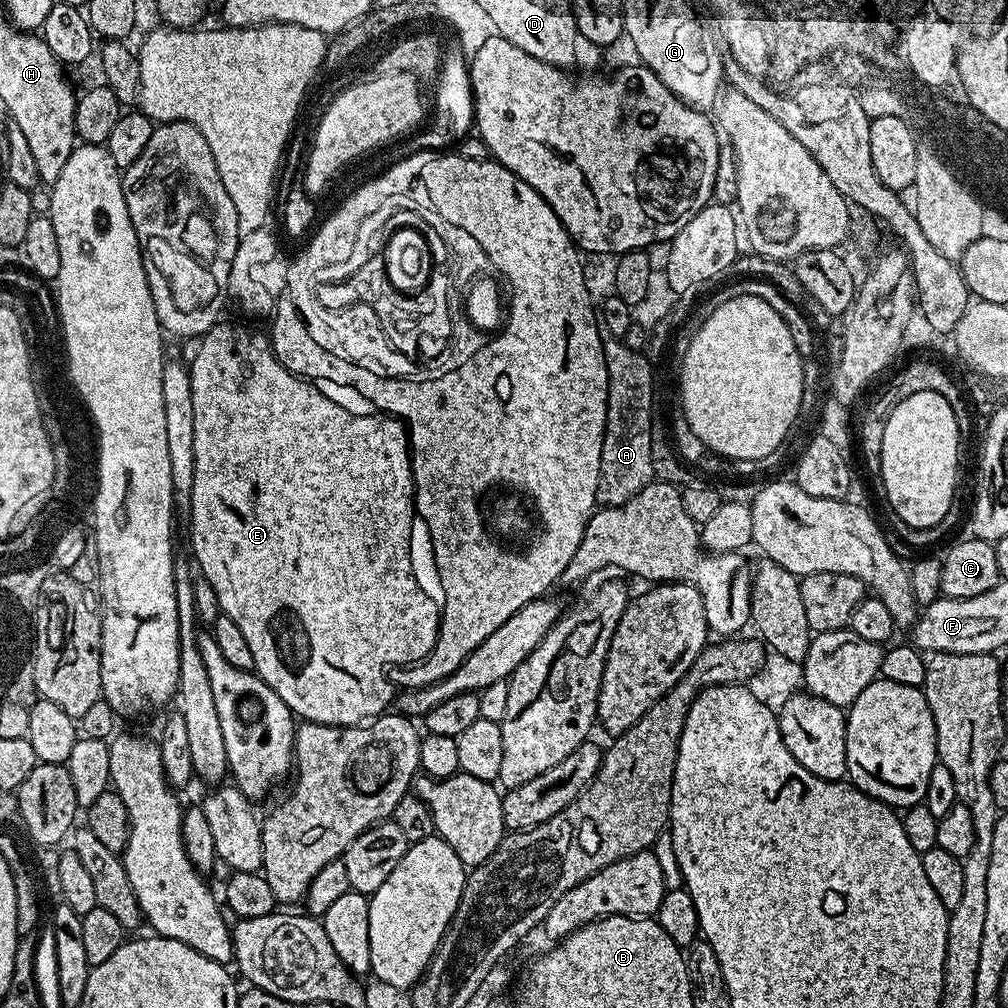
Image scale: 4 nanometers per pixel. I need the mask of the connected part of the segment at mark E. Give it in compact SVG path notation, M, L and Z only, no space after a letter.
M217 322L209 332L205 332L199 341L200 349L196 352L196 357L190 360L190 371L192 374L192 389L194 390L194 486L192 487L192 514L190 523L192 523L192 552L196 555L196 560L200 563L199 575L206 582L210 582L210 586L214 586L214 590L218 594L218 602L223 615L229 616L234 622L234 626L238 626L238 630L242 630L242 638L246 638L246 643L250 645L250 654L254 654L254 671L260 679L266 682L266 686L270 686L270 690L274 690L274 694L278 694L278 698L282 698L282 702L286 702L286 706L292 711L293 717L299 718L301 721L310 724L329 724L330 726L338 726L339 728L351 728L353 724L363 724L383 713L387 704L391 705L394 700L393 681L390 676L384 673L384 664L400 664L396 666L411 666L416 664L422 658L426 658L426 654L430 654L430 650L434 646L434 642L438 638L438 630L440 629L440 604L432 596L427 596L420 589L420 584L416 581L416 576L412 573L412 520L414 521L414 489L412 486L412 457L408 444L402 442L384 442L384 448L376 448L376 444L372 444L370 440L370 432L372 430L372 414L360 412L351 412L348 408L343 408L340 404L335 404L328 396L323 396L319 392L315 383L309 382L299 376L295 376L278 362L278 358L272 352L272 342L267 335L264 336L260 332L251 332L248 328L243 328L240 324L224 324L225 322Z

